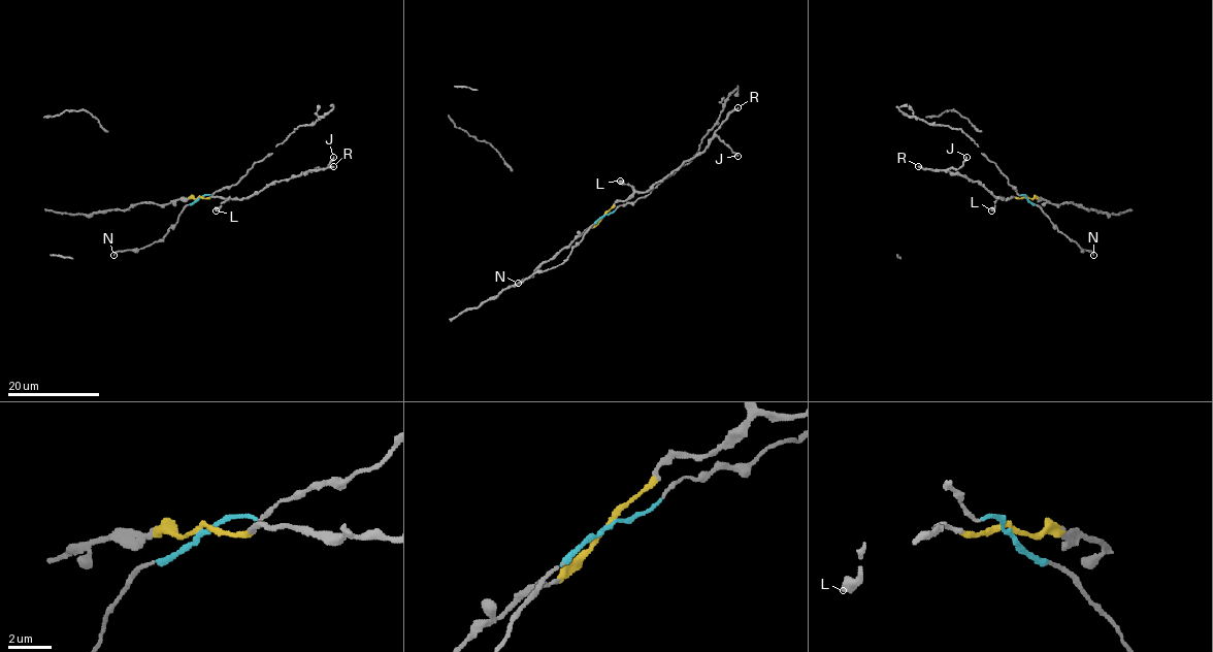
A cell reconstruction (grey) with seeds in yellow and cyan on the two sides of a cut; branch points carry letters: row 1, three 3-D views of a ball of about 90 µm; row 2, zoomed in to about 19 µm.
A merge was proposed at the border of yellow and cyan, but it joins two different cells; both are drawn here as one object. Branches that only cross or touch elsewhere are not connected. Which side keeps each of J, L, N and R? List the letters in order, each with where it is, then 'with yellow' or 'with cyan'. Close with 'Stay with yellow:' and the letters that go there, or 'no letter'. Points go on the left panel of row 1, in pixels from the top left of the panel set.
J: at (333, 157); with yellow
L: at (216, 210); with yellow
N: at (113, 255); with cyan
R: at (333, 166); with yellow
Stay with yellow: J, L, R

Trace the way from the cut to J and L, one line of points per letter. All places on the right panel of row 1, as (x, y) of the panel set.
J: (1026, 197), (997, 199), (977, 182), (947, 170), (957, 169), (966, 157)
L: (1026, 197), (998, 198), (990, 210)

